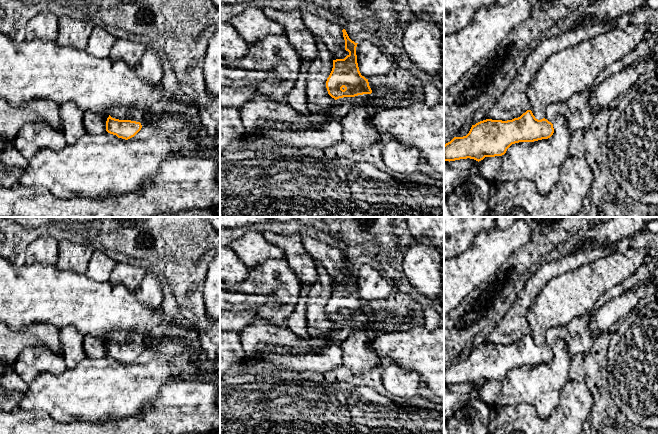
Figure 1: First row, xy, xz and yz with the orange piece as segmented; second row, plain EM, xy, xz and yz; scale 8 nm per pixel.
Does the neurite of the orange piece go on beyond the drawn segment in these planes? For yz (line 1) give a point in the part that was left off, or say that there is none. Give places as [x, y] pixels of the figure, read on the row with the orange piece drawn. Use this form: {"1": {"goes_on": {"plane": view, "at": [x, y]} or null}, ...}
{"1": {"goes_on": {"plane": "yz", "at": [577, 112]}}}

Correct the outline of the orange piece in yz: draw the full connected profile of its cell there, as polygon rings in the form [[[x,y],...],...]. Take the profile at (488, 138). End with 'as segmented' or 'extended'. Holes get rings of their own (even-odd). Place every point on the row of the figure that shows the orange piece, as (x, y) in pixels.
[[[591,90],[580,92],[571,97],[567,102],[550,104],[546,108],[543,119],[535,118],[531,110],[527,110],[520,117],[512,120],[486,119],[472,125],[469,133],[463,137],[454,137],[444,145],[444,161],[455,161],[460,159],[474,159],[481,161],[485,157],[502,156],[507,149],[515,143],[534,142],[550,138],[554,133],[553,122],[558,116],[565,118],[569,130],[584,129],[589,127],[595,117],[601,112],[600,109],[593,110],[589,105]]] | extended

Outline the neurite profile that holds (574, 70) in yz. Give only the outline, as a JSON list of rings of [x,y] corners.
[[[624,22],[606,33],[598,34],[566,50],[552,54],[537,72],[527,90],[530,110],[536,119],[545,116],[550,104],[567,102],[575,94],[593,89],[595,79],[609,66],[624,58],[648,36],[645,24]]]

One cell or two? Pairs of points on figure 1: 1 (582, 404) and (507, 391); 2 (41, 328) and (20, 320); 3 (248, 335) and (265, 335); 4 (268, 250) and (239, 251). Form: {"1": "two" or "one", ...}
{"1": "two", "2": "two", "3": "one", "4": "one"}

